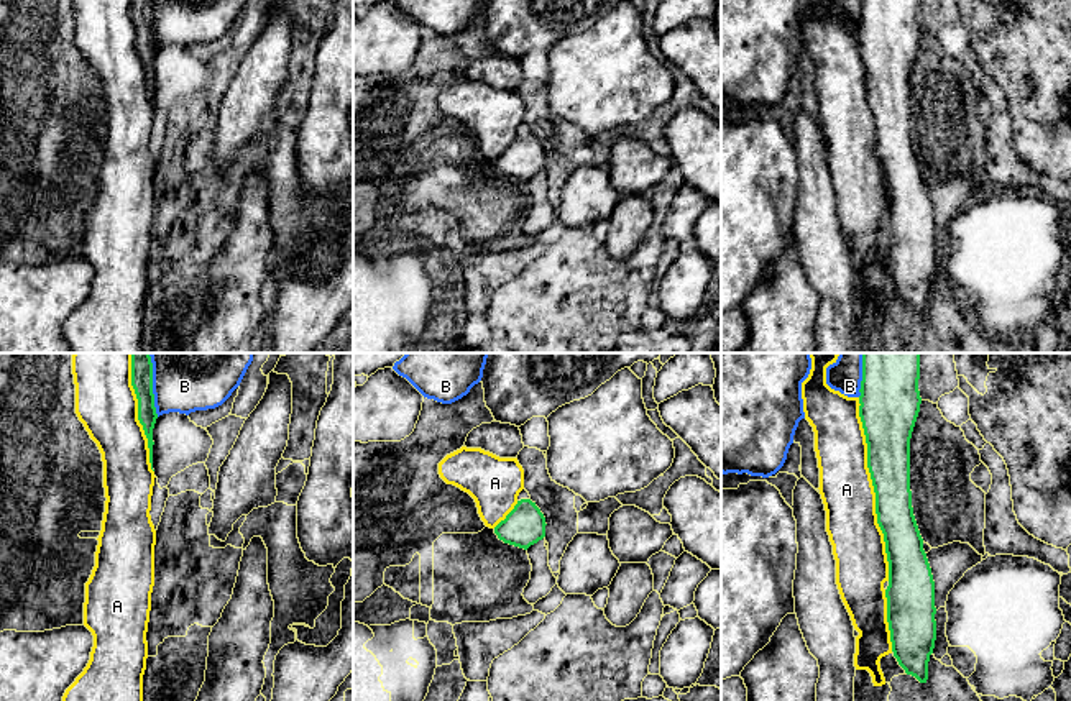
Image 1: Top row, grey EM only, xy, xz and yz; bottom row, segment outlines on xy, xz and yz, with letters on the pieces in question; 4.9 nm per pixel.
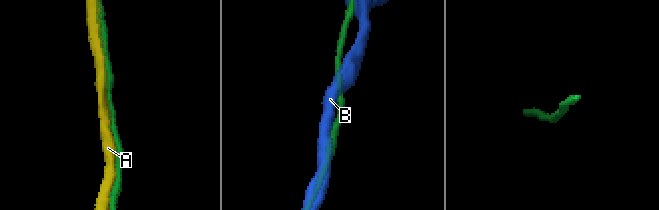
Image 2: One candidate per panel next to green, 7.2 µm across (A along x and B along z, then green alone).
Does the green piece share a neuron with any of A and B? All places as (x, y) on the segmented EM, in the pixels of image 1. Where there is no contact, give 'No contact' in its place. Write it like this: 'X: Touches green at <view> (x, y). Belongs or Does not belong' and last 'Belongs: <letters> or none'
A: Touches green at yz (874, 490). Belongs
B: Touches green at xy (151, 384). Does not belong
Belongs: A

